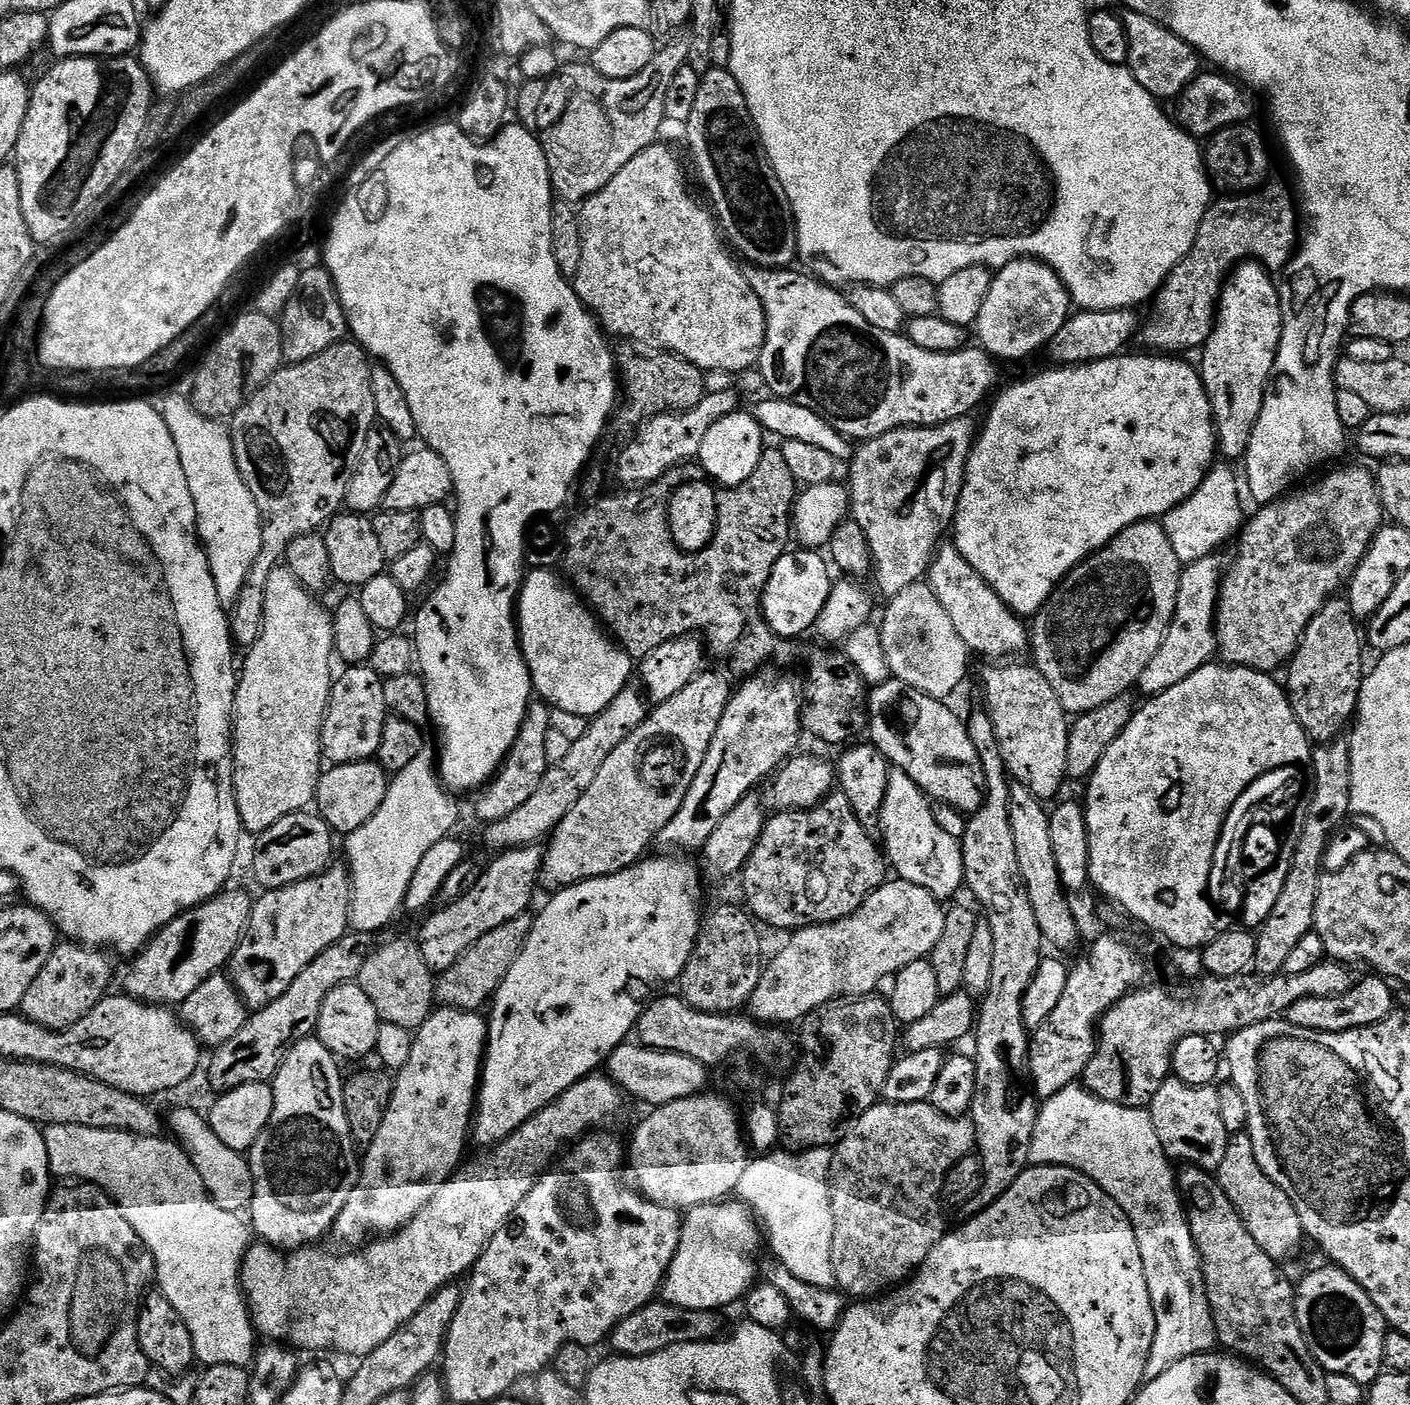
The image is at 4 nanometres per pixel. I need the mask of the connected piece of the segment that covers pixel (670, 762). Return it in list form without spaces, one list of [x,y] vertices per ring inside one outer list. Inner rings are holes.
[[[704,670],[678,694],[668,701],[657,703],[649,711],[647,719],[617,746],[610,758],[606,758],[602,770],[598,770],[598,778],[590,782],[586,794],[578,798],[570,814],[566,814],[566,818],[553,828],[547,841],[548,848],[543,849],[544,865],[540,868],[538,881],[543,891],[545,888],[548,894],[555,894],[584,880],[618,874],[632,867],[647,853],[644,851],[652,843],[657,843],[660,831],[670,818],[674,818],[674,814],[678,814],[686,798],[686,790],[690,790],[698,770],[702,770],[706,750],[710,750],[712,736],[718,730],[718,722],[726,706],[732,701],[733,691],[734,683],[726,673]]]

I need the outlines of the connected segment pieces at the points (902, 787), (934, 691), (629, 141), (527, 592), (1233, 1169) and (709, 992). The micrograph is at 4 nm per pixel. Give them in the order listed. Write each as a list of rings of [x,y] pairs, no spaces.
[[[899,770],[889,771],[886,798],[880,811],[880,828],[884,832],[882,848],[886,859],[899,879],[922,886],[922,890],[944,902],[947,896],[965,887],[964,855],[960,849],[961,841],[938,826],[933,809],[929,797],[907,774]]]
[[[917,582],[906,586],[897,596],[887,601],[888,609],[884,612],[884,621],[878,624],[882,638],[882,650],[886,654],[888,671],[895,679],[900,680],[905,688],[913,688],[927,696],[944,702],[955,693],[957,686],[965,683],[964,675],[968,672],[970,651],[966,642],[958,636],[950,617],[938,602],[934,590],[927,582]]]
[[[684,34],[669,39],[663,46],[657,47],[654,58],[646,70],[634,74],[634,78],[625,80],[608,80],[605,76],[599,76],[590,66],[585,67],[585,80],[581,82],[580,89],[568,100],[564,113],[548,128],[548,133],[542,136],[548,173],[552,179],[552,191],[557,197],[564,200],[576,200],[583,202],[595,192],[600,192],[630,162],[630,158],[637,156],[643,148],[649,148],[657,143],[660,127],[666,124],[664,104],[668,101],[668,87],[672,79],[678,75],[689,63],[688,55],[694,52],[694,44],[684,37]]]
[[[532,570],[523,577],[522,587],[518,593],[520,649],[524,651],[524,661],[532,675],[533,689],[541,701],[547,702],[553,709],[561,708],[568,716],[595,718],[608,709],[610,702],[618,698],[621,690],[629,687],[631,680],[628,679],[634,676],[634,660],[605,631],[601,621],[593,615],[587,603],[554,573],[552,570]]]
[[[1247,1131],[1229,1135],[1226,1154],[1222,1158],[1222,1166],[1218,1169],[1218,1183],[1230,1198],[1232,1205],[1236,1207],[1246,1230],[1250,1230],[1250,1238],[1254,1238],[1254,1242],[1258,1242],[1258,1246],[1262,1246],[1262,1250],[1266,1250],[1266,1254],[1270,1254],[1272,1260],[1283,1262],[1287,1256],[1292,1256],[1299,1250],[1300,1243],[1305,1243],[1302,1218],[1298,1218],[1298,1210],[1294,1210],[1294,1202],[1290,1202],[1287,1194],[1278,1186],[1274,1186],[1274,1182],[1266,1178],[1262,1166],[1258,1166],[1258,1158],[1254,1158],[1254,1146]]]
[[[724,904],[703,921],[696,948],[678,981],[679,995],[699,1012],[732,1014],[743,1009],[760,981],[760,932],[757,921],[747,911]]]

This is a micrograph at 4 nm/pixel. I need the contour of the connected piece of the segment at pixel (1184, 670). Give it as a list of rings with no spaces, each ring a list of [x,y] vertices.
[[[1220,554],[1202,558],[1181,571],[1178,602],[1172,624],[1164,635],[1164,644],[1158,654],[1154,654],[1150,666],[1146,666],[1140,675],[1138,688],[1145,692],[1145,697],[1152,698],[1170,690],[1170,686],[1178,686],[1178,682],[1188,680],[1190,674],[1203,668],[1217,655],[1216,609],[1220,602],[1220,586],[1225,572],[1226,563]]]

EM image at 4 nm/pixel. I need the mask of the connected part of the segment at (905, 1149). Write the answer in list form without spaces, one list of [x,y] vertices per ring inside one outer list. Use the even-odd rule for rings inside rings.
[[[877,1102],[870,1110],[866,1110],[866,1114],[862,1114],[856,1120],[856,1125],[849,1130],[846,1134],[846,1138],[841,1142],[841,1144],[836,1145],[832,1153],[832,1175],[830,1177],[830,1183],[832,1186],[832,1209],[834,1210],[834,1250],[832,1251],[832,1265],[834,1266],[834,1278],[836,1279],[835,1287],[839,1289],[841,1293],[847,1294],[852,1298],[876,1298],[881,1294],[887,1293],[889,1290],[895,1289],[897,1286],[903,1285],[905,1281],[909,1279],[915,1273],[916,1269],[924,1263],[924,1260],[930,1254],[930,1250],[934,1250],[934,1246],[938,1246],[938,1242],[946,1234],[946,1227],[944,1228],[944,1216],[940,1213],[940,1200],[942,1204],[942,1197],[944,1196],[944,1184],[948,1181],[948,1175],[950,1170],[955,1164],[959,1162],[962,1158],[973,1155],[976,1146],[976,1127],[971,1124],[967,1119],[960,1118],[955,1122],[940,1122],[944,1124],[928,1124],[928,1112],[930,1113],[930,1108],[927,1103],[923,1104],[890,1104],[887,1102]]]

